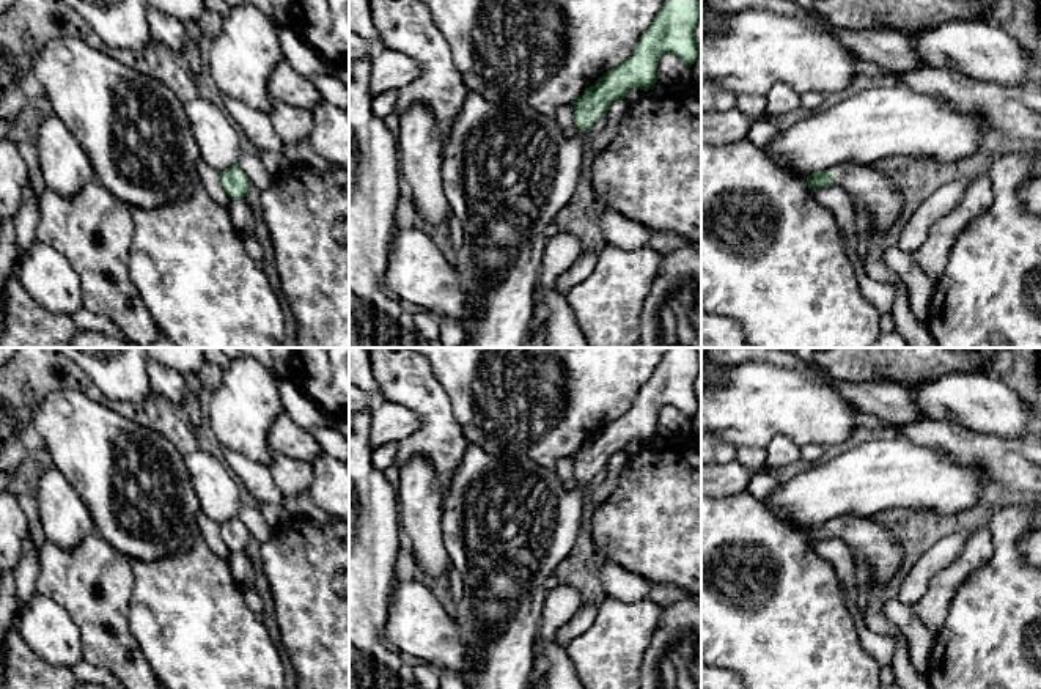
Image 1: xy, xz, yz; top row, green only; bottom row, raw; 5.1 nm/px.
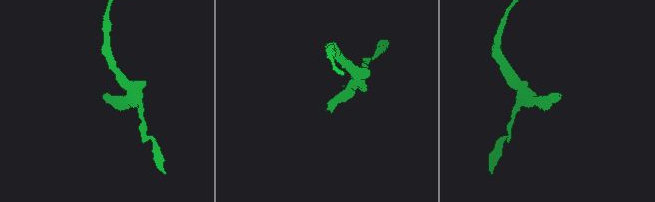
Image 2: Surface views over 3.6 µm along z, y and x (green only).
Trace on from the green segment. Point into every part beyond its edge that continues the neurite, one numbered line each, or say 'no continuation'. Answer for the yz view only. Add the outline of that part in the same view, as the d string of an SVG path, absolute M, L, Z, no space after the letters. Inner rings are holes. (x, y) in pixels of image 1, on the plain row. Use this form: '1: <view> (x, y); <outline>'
1: yz (871, 541); M841 514L830 521L833 536L843 540L866 565L870 582L879 591L896 574L904 558L903 544L877 516Z

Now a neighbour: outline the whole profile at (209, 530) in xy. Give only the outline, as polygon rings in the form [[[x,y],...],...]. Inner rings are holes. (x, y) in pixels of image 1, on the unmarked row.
[[[203,511],[197,514],[197,525],[206,546],[219,557],[228,558],[231,551],[220,536],[220,525],[209,519]]]

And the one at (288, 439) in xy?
[[[281,412],[272,423],[267,444],[275,456],[294,458],[313,462],[324,455],[310,429],[299,426],[289,415]]]

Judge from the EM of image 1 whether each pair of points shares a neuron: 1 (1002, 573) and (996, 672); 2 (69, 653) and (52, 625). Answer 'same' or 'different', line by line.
1: same
2: same

